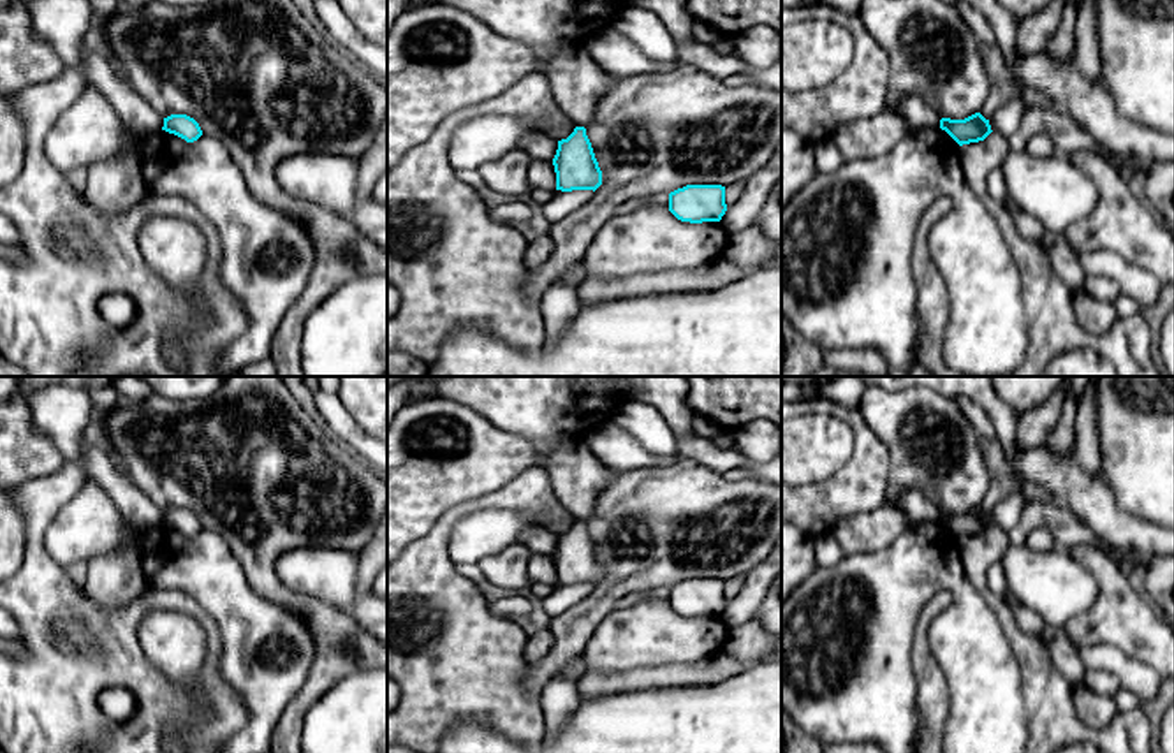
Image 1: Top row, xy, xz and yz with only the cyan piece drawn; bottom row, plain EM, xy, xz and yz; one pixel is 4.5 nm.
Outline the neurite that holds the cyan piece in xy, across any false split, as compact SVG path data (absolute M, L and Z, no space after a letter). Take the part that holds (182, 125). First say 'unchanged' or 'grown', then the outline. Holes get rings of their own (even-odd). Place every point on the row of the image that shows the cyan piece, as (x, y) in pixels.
unchanged; M171 114L164 118L162 130L174 134L185 139L187 143L194 143L202 135L199 123L187 114Z

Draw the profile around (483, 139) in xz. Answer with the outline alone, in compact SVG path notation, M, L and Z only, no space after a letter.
M517 111L507 116L472 118L451 135L449 162L454 171L479 171L516 150L519 139L533 130L530 120L525 120Z

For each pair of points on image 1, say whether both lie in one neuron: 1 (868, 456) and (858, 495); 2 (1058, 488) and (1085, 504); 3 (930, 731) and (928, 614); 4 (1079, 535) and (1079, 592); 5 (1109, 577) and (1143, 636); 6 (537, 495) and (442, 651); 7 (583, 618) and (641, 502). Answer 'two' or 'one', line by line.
1: one
2: one
3: one
4: two
5: one
6: one
7: one

